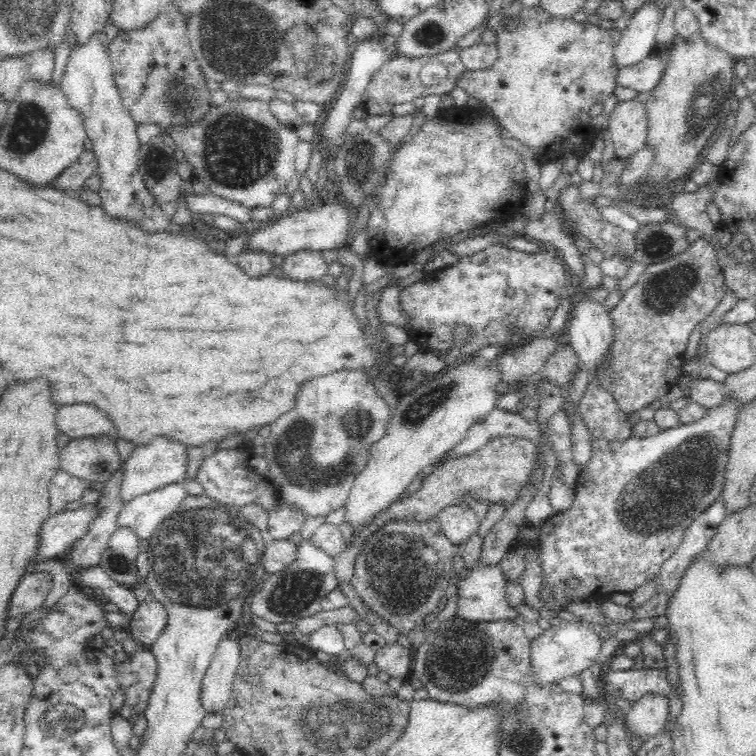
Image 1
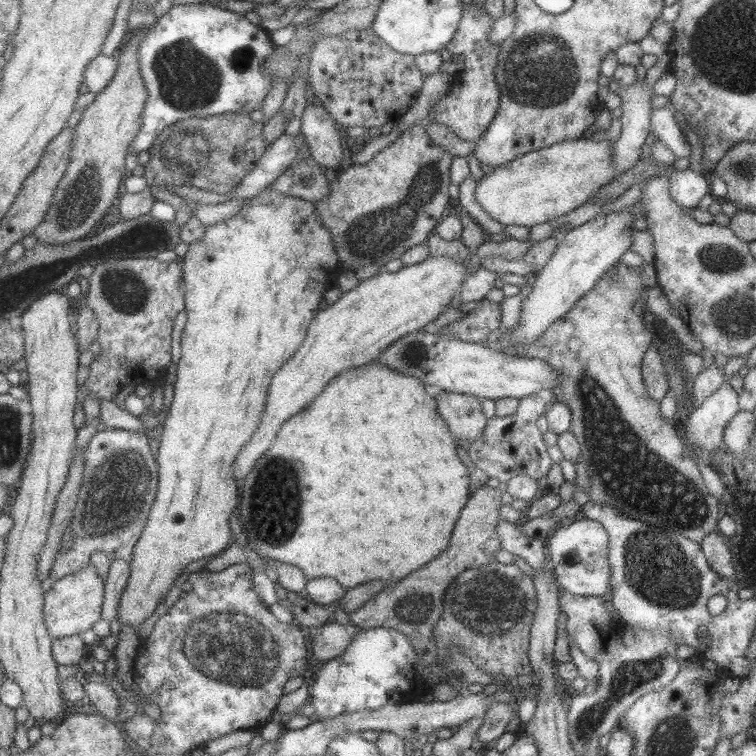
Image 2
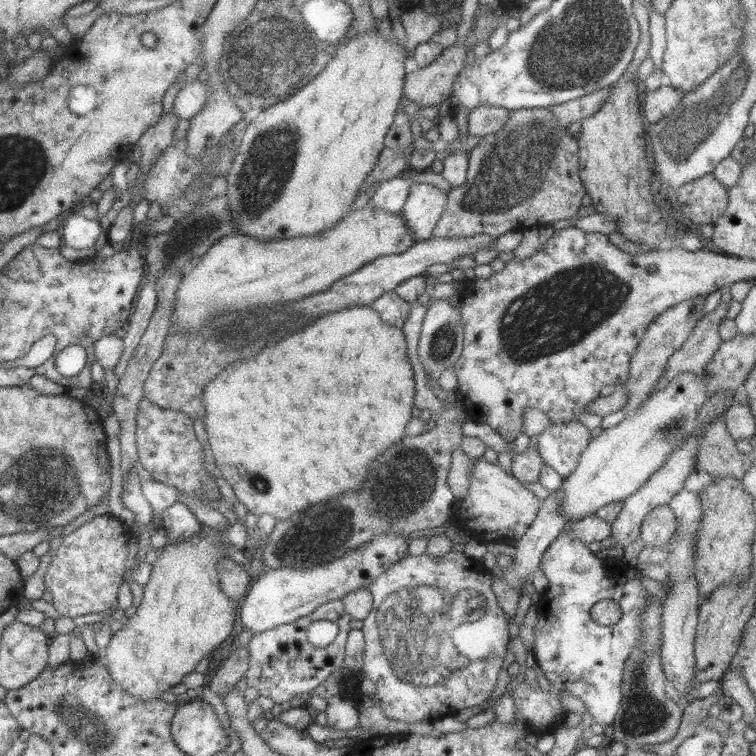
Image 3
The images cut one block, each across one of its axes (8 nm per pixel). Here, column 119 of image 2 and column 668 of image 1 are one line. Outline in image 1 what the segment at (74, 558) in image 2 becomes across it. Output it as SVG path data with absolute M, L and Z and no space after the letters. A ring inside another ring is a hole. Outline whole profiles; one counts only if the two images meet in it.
M726 394L718 406L706 409L706 414L696 422L681 423L655 436L638 438L632 435L624 442L594 439L590 458L580 469L573 486L575 498L572 506L552 515L542 526L538 526L537 539L516 541L510 553L506 553L498 562L507 580L520 582L525 554L530 547L540 553L544 570L542 585L555 588L557 605L568 595L574 595L574 600L596 600L613 592L633 593L640 586L658 578L663 564L678 550L690 522L710 507L724 490L728 448L739 408L740 401ZM570 578L580 582L576 590L569 590L565 586Z

